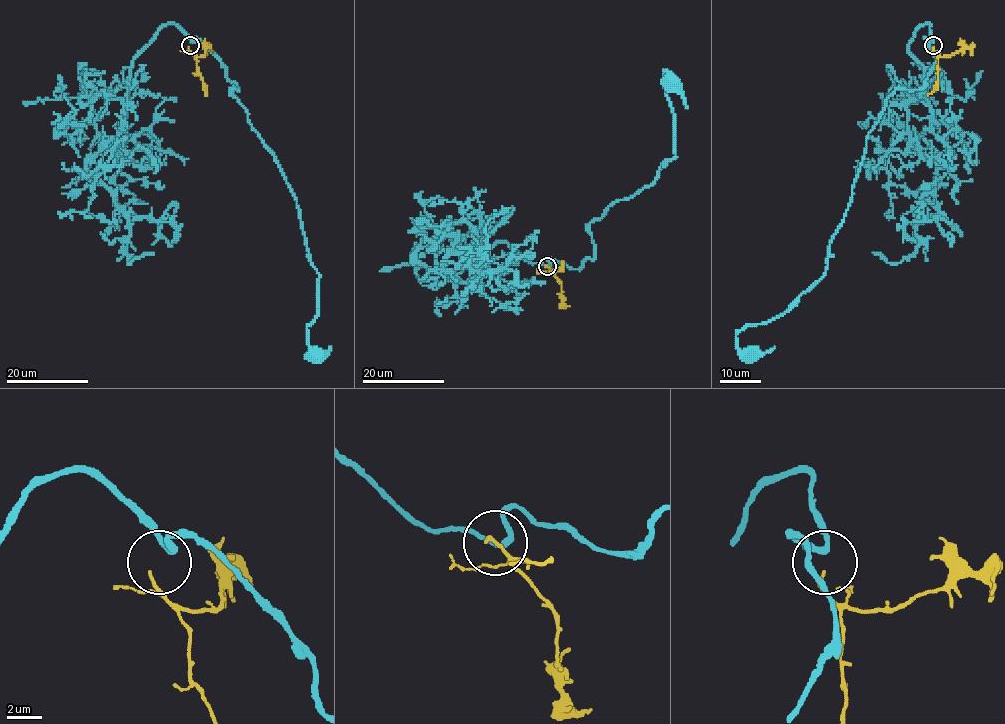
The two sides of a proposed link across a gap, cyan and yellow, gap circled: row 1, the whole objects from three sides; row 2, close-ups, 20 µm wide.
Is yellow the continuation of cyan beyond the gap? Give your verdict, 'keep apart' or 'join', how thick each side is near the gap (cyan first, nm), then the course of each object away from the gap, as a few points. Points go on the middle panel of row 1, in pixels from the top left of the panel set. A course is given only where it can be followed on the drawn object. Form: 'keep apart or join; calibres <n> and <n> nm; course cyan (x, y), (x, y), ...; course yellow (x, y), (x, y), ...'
keep apart; calibres 300 and 180 nm; course cyan (548, 266), (553, 258), (578, 268), (593, 258), (586, 229), (675, 157), (665, 70), (672, 83); course yellow (544, 266), (558, 270), (562, 260)

